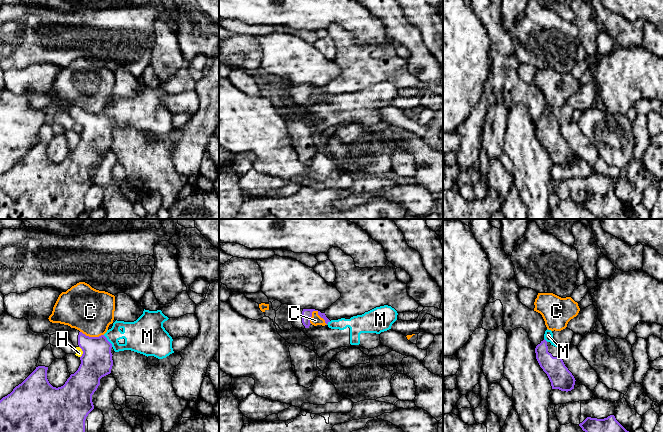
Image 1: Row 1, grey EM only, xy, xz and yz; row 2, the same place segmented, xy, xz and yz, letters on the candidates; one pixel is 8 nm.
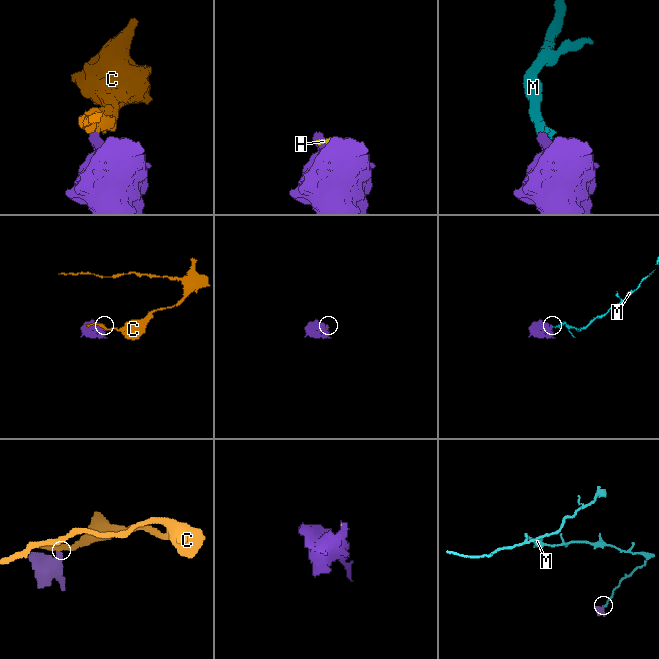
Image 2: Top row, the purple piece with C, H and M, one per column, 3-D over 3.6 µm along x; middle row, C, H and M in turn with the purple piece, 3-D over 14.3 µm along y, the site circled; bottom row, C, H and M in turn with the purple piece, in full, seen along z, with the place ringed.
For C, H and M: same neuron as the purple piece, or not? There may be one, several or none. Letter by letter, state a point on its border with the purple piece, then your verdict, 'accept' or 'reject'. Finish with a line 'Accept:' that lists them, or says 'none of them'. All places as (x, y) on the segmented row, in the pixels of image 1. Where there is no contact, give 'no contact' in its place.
C: xz (319, 315) | reject
H: xy (83, 352) | reject
M: xy (108, 341) | accept
Accept: M

